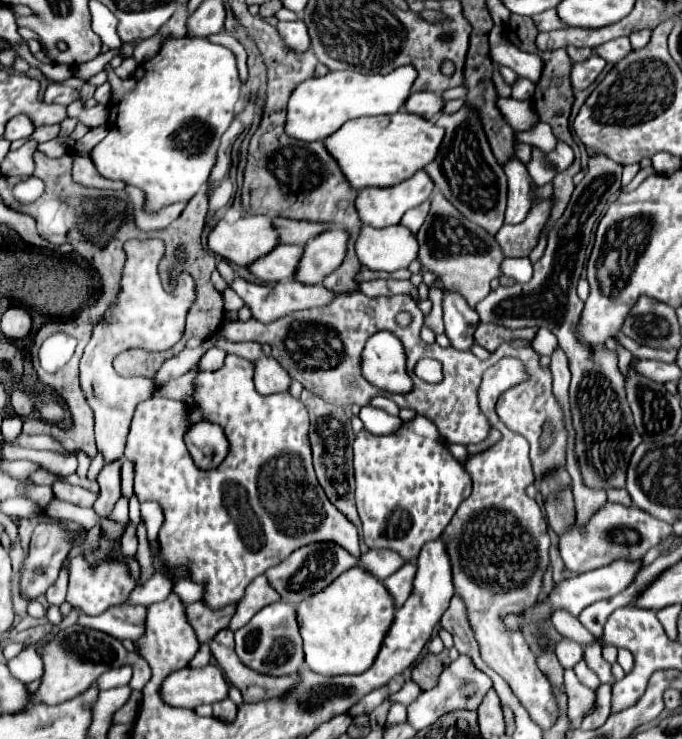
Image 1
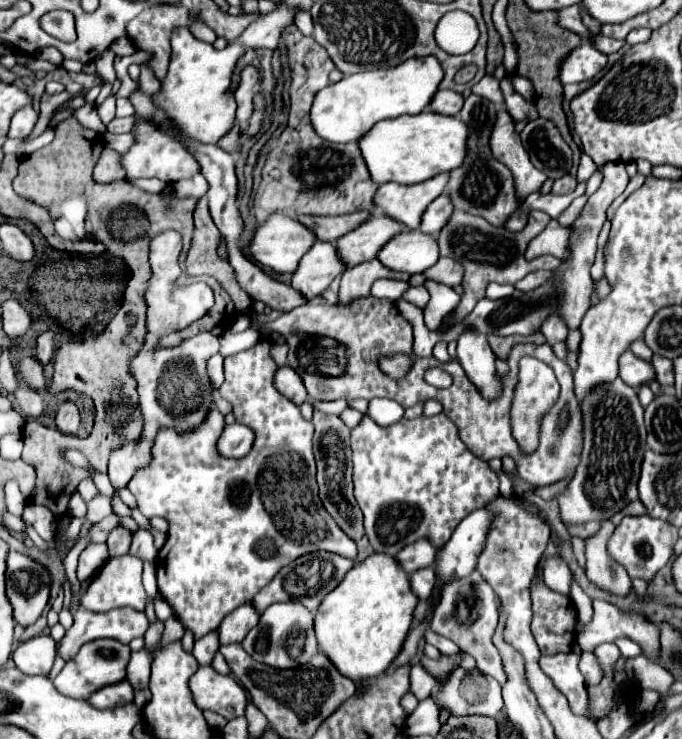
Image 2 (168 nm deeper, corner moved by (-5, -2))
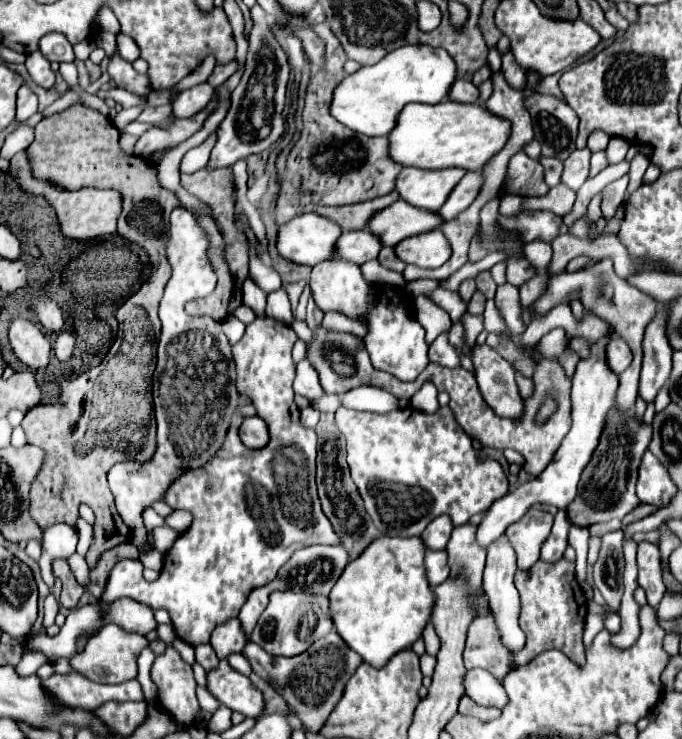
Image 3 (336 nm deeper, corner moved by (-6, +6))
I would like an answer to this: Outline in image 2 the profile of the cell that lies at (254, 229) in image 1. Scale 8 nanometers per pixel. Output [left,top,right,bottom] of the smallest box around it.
[247,214,317,274]

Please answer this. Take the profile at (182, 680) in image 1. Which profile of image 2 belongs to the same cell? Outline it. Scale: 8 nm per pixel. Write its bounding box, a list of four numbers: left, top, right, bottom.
[189,666,247,720]

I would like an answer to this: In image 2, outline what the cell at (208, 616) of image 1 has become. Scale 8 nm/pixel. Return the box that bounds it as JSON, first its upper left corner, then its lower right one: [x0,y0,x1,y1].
[193,632,219,666]

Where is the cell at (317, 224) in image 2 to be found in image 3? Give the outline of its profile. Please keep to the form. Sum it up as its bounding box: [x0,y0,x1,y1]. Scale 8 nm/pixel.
[316,192,398,230]

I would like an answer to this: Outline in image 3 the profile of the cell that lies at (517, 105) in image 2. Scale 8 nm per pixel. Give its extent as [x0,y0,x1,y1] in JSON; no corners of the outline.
[502,54,524,90]

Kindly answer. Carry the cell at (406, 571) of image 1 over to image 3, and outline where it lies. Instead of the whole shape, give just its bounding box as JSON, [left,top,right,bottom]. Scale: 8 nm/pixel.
[424,550,450,586]

